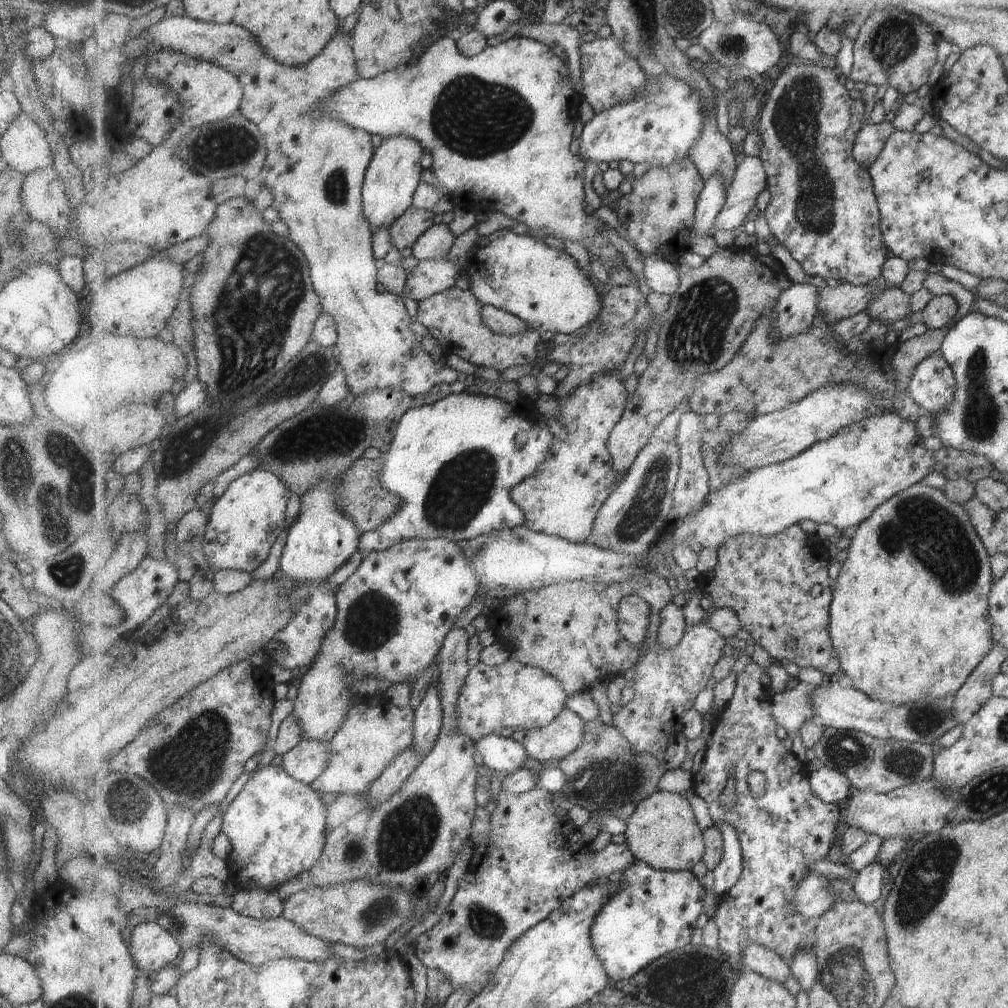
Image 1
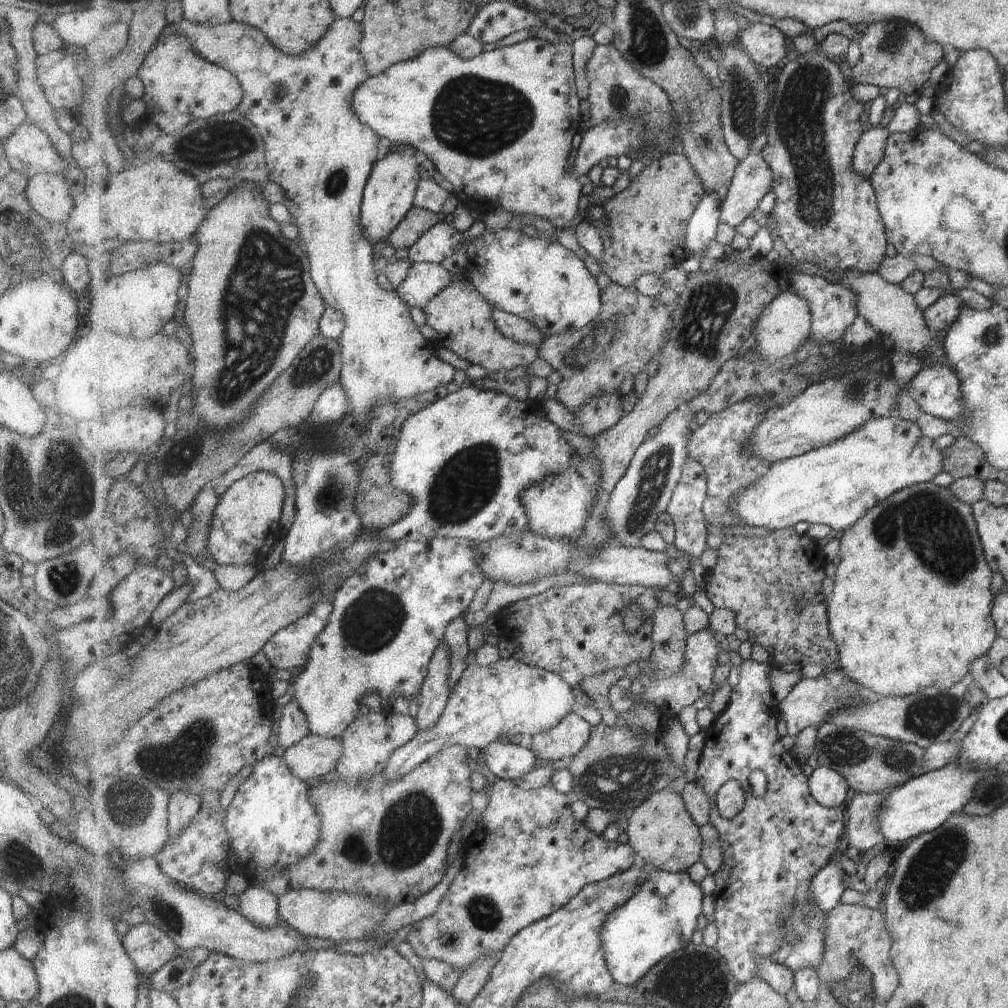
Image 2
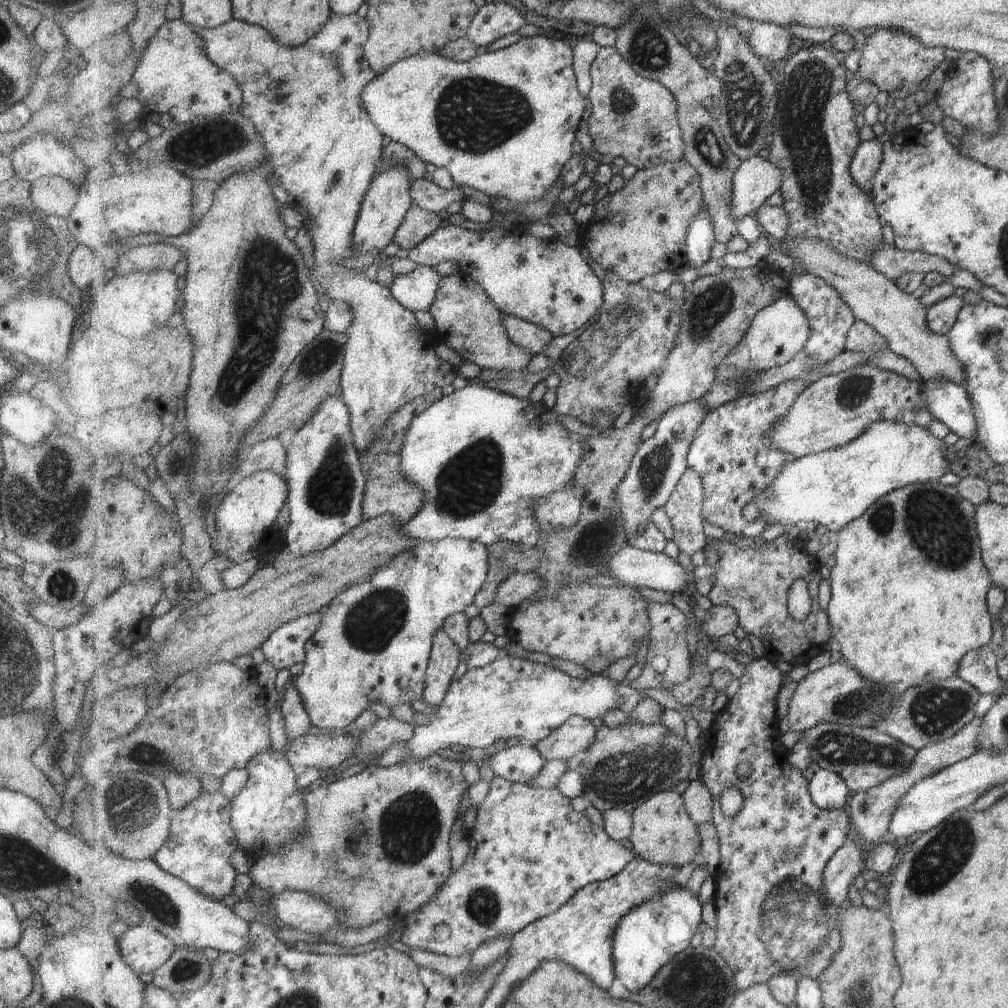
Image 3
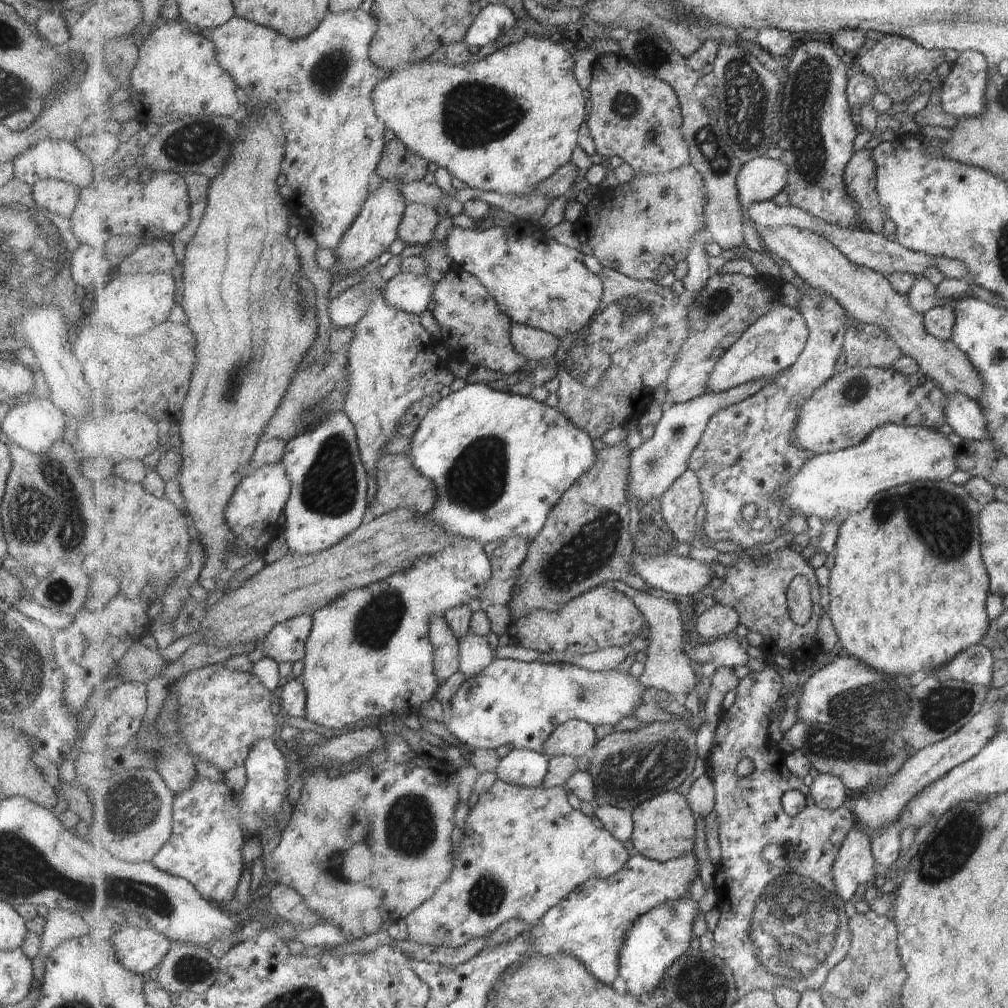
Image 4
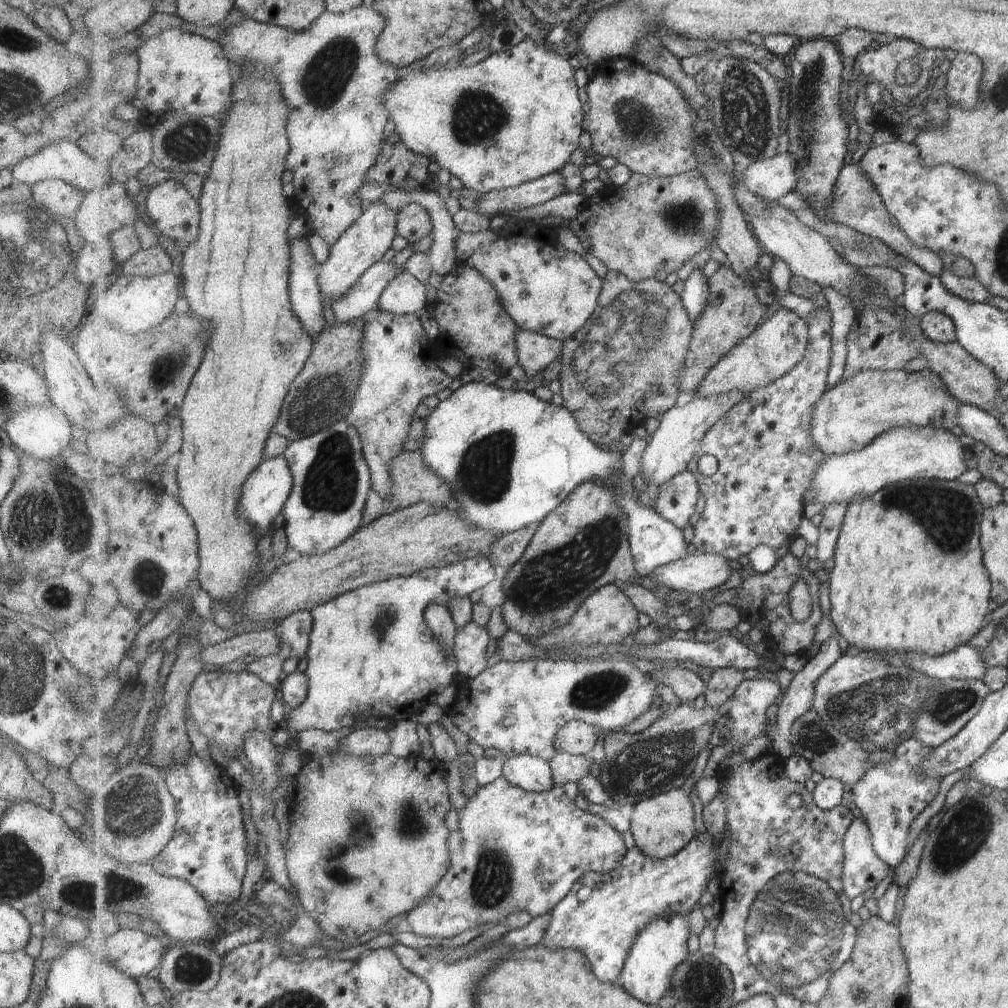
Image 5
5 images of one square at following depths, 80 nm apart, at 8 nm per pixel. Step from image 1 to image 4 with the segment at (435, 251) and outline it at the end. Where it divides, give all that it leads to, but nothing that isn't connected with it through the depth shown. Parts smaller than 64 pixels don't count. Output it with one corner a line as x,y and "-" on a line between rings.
494,226
479,231
453,227
447,233
444,251
452,259
453,265
462,266
474,274
492,292
500,309
508,314
515,323
524,324
556,336
563,340
590,323
589,320
600,309
604,293
604,282
600,275
593,274
583,258
585,253
580,249
567,248
555,238
546,235
545,230
538,228
521,228
515,234
515,228
506,229

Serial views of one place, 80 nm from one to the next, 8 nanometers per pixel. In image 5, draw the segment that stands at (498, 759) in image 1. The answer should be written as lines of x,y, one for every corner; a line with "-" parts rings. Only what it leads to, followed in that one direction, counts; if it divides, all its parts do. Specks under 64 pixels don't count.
513,755
505,759
503,776
523,790
544,793
557,786
551,763
535,755

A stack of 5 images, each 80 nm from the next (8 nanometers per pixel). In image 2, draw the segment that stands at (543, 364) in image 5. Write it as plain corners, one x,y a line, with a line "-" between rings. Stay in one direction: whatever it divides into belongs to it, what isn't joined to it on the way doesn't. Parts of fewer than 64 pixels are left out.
492,308
492,315
498,329
515,342
539,347
545,340
545,335
535,323
497,308

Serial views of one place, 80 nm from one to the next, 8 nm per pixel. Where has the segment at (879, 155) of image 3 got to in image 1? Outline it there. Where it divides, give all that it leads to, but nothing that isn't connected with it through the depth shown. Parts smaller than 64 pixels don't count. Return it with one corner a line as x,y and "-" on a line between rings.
865,123
854,146
856,161
869,169
885,148
886,138
894,131
891,123

